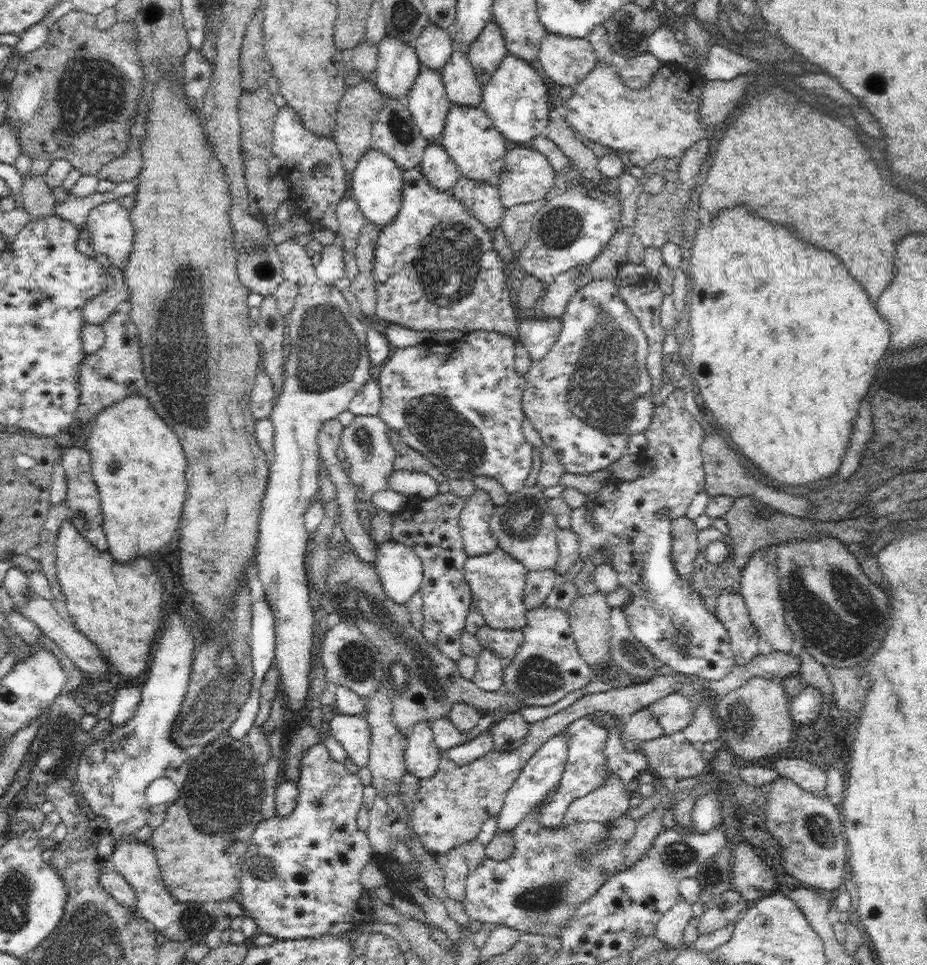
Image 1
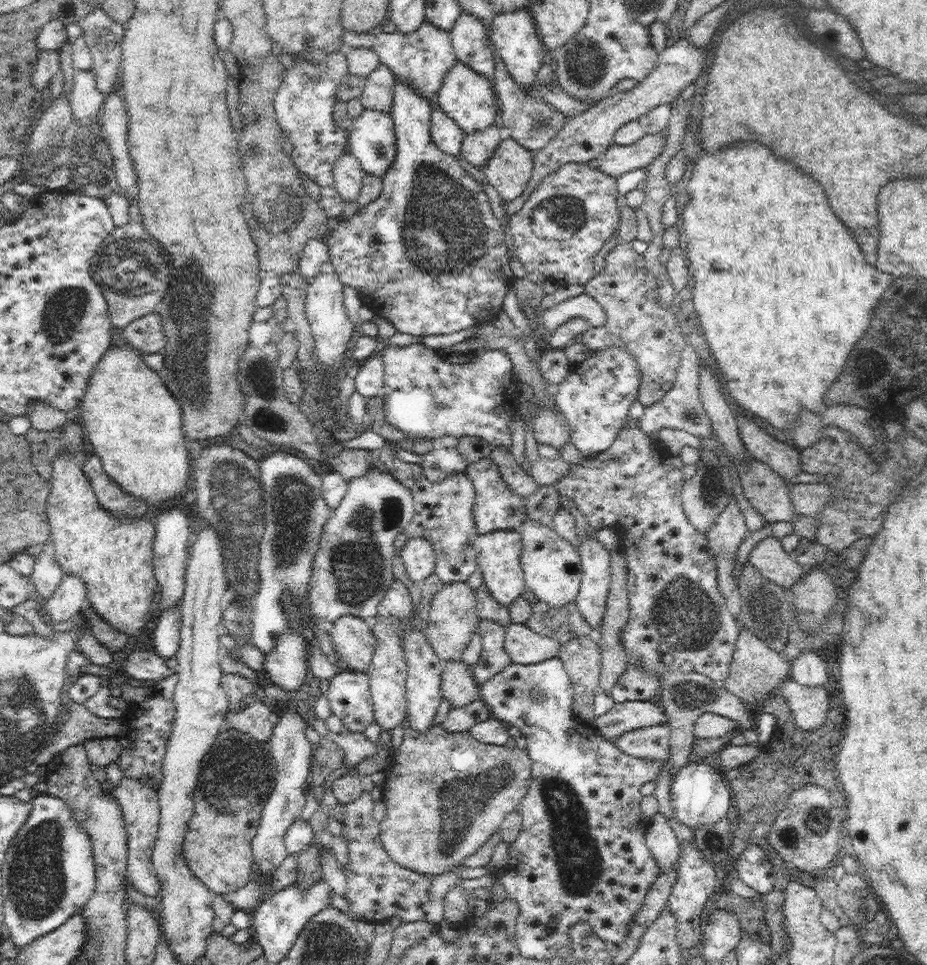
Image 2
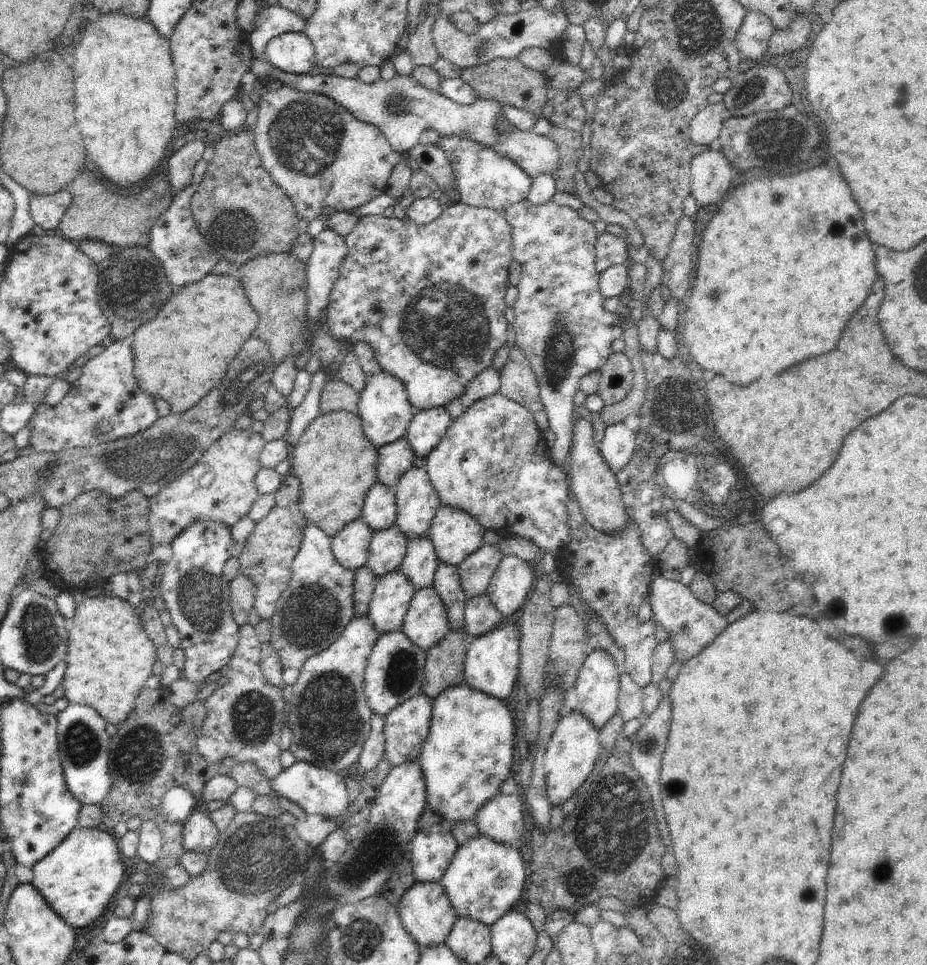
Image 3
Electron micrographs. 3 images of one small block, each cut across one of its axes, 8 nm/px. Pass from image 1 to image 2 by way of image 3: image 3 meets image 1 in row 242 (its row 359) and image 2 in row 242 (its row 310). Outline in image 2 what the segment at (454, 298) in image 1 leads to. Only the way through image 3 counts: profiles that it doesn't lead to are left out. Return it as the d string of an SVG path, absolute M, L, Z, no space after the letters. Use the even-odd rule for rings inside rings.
M396 79L394 91L392 92L391 117L395 124L395 136L397 155L391 167L382 177L382 190L377 200L370 205L362 207L356 215L350 217L348 221L341 218L338 221L338 228L328 233L327 247L329 257L331 258L334 270L344 286L355 288L365 306L370 308L376 315L386 318L392 322L396 330L404 334L414 336L430 336L431 334L454 334L460 330L466 330L470 326L477 327L484 323L493 322L496 316L503 310L503 300L513 288L517 279L510 269L508 260L508 247L504 241L504 230L502 230L501 221L494 217L490 206L489 198L482 187L482 183L468 174L465 168L461 167L458 157L442 152L432 141L430 135L432 106L430 100L416 93L414 88Z

